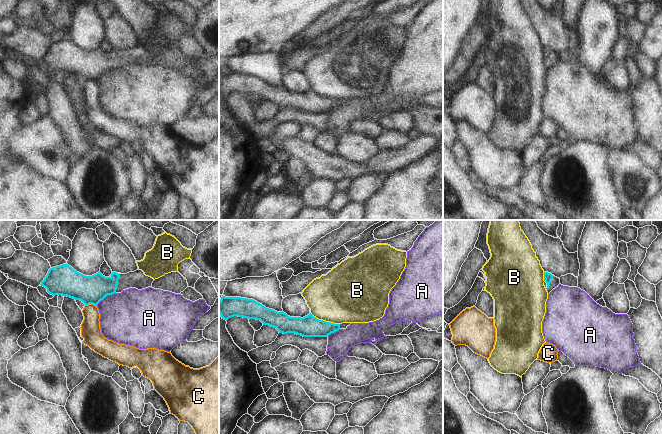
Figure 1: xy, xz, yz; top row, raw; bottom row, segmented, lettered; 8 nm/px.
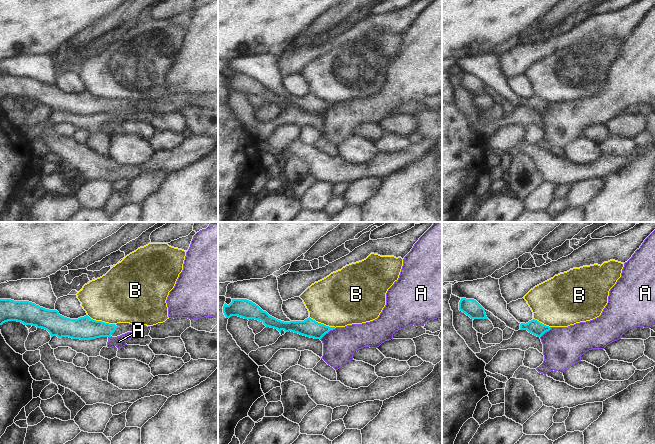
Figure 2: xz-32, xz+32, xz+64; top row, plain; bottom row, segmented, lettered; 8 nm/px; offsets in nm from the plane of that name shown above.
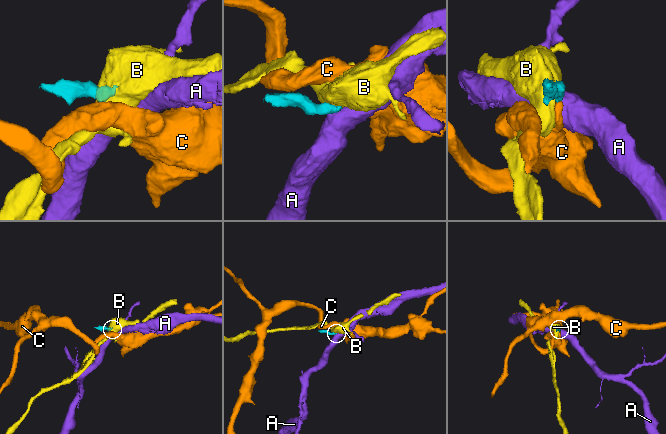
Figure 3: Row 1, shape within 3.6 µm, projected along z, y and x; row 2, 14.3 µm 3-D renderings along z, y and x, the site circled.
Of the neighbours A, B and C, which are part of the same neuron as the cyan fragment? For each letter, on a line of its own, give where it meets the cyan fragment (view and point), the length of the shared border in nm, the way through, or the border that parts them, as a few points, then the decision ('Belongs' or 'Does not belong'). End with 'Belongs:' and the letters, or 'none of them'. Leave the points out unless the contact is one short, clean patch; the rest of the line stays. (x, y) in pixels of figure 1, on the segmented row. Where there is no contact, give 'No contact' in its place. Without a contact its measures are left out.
A: Touches cyan at xy (105, 296). Shared border 190 nm. Boundary: xy (115, 292), (106, 295), (96, 305). Does not belong
B: Touches cyan at xz (325, 321). Shared border 260 nm. Boundary: xz (310, 312), (319, 319), (339, 324). Does not belong
C: Touches cyan at xy (91, 303). Shared border 100 nm. Boundary: xy (85, 304), (94, 304), (96, 306). Does not belong
Belongs: none of them.

